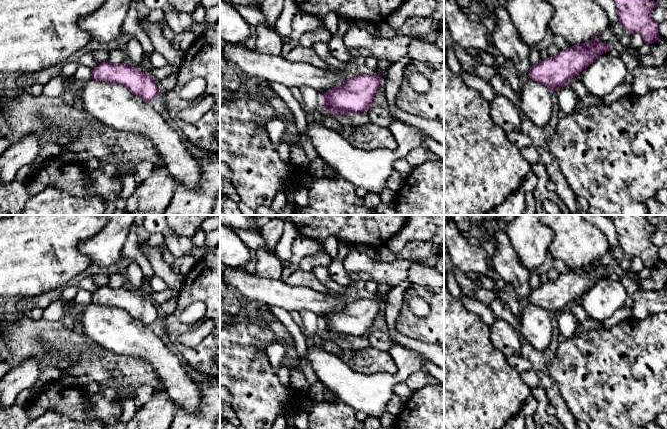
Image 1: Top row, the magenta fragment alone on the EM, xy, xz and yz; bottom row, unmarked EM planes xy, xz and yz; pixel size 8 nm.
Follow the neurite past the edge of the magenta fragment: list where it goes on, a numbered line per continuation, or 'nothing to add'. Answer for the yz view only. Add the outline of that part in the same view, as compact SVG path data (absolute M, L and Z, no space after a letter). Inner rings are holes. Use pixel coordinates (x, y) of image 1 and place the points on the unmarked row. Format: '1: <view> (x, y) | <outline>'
nothing to add

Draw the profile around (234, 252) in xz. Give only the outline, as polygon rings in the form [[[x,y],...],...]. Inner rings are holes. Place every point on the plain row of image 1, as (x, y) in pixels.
[[[220,225],[220,264],[244,267],[252,260],[249,248],[231,229]]]

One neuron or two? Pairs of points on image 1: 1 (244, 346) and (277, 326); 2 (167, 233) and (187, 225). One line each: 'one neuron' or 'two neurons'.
1: two neurons
2: two neurons

